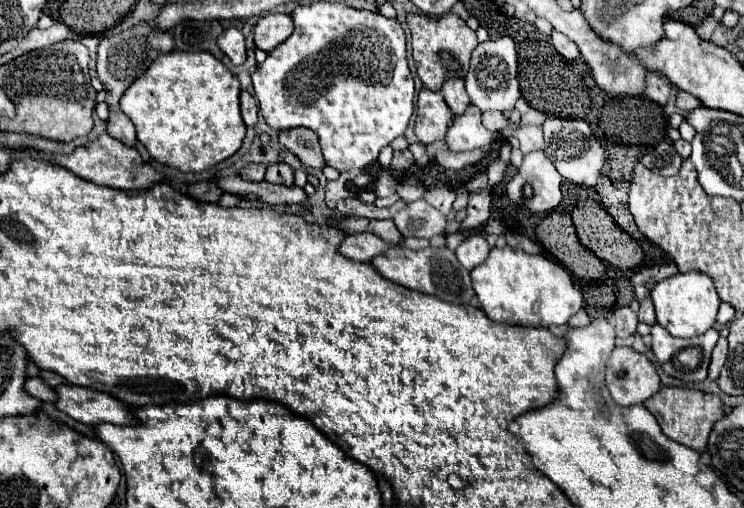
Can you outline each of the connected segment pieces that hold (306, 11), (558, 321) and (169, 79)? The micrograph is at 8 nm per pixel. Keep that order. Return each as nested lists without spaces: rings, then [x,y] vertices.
[[[343,2],[297,4],[297,8],[291,14],[291,20],[293,20],[293,26],[295,26],[293,34],[283,44],[273,48],[269,52],[267,60],[263,64],[259,64],[257,70],[253,72],[253,88],[255,88],[255,96],[259,100],[259,108],[261,108],[261,114],[263,114],[265,122],[275,132],[281,132],[285,128],[295,128],[295,126],[311,128],[319,136],[319,142],[321,142],[327,166],[331,166],[331,168],[335,168],[339,172],[367,170],[369,166],[373,166],[377,162],[377,156],[379,156],[383,146],[387,146],[393,138],[405,134],[409,118],[413,114],[413,106],[411,106],[411,102],[413,102],[413,76],[409,72],[407,58],[405,58],[405,32],[403,32],[403,28],[393,18],[385,18],[385,16],[381,16],[377,12],[369,12],[369,10],[357,10],[357,8],[351,8],[351,6],[343,4]]]
[[[511,246],[491,248],[487,260],[471,270],[471,280],[483,312],[495,322],[535,328],[563,326],[583,306],[583,296],[571,274],[543,253],[525,254]]]
[[[169,52],[169,54],[163,54],[163,56],[157,56],[157,60],[147,68],[147,72],[137,78],[127,90],[125,94],[121,96],[121,110],[127,114],[127,118],[135,124],[135,130],[137,130],[137,140],[149,150],[151,158],[165,164],[165,166],[171,166],[171,168],[177,168],[181,172],[203,172],[207,168],[211,168],[213,164],[217,162],[223,162],[227,158],[231,158],[243,144],[243,138],[245,138],[245,124],[243,124],[243,118],[241,118],[241,112],[239,112],[239,92],[241,92],[241,84],[239,80],[215,58],[211,56],[209,52]]]

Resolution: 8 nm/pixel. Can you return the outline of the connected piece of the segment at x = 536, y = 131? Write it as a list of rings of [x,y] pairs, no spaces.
[[[521,126],[513,132],[513,136],[519,140],[519,148],[523,154],[543,148],[543,130],[539,126]]]

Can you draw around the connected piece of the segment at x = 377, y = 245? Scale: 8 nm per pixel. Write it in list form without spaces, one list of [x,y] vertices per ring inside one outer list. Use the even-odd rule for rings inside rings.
[[[351,234],[345,236],[339,252],[351,260],[359,260],[359,262],[371,262],[375,256],[387,252],[389,248],[393,248],[393,244],[387,244],[385,240],[379,240],[377,234]]]

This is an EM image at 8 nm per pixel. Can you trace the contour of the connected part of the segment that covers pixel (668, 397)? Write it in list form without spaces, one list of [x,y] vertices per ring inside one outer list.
[[[663,386],[655,396],[647,398],[643,406],[657,418],[663,434],[687,448],[693,448],[697,452],[703,452],[707,446],[709,432],[713,424],[725,414],[723,402],[717,394],[707,394],[701,390],[689,390],[689,388],[673,388]]]

